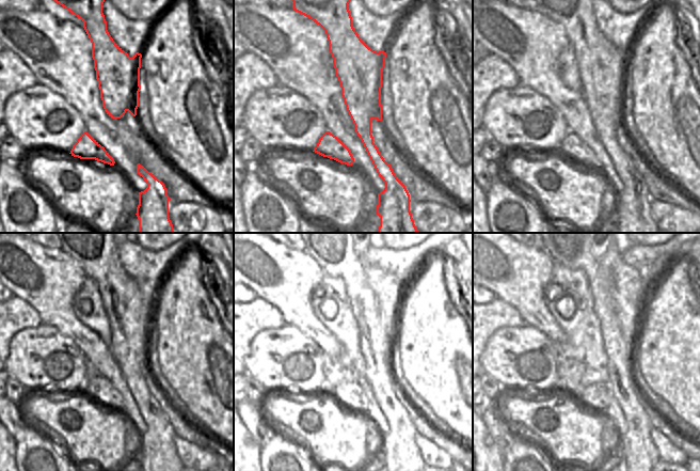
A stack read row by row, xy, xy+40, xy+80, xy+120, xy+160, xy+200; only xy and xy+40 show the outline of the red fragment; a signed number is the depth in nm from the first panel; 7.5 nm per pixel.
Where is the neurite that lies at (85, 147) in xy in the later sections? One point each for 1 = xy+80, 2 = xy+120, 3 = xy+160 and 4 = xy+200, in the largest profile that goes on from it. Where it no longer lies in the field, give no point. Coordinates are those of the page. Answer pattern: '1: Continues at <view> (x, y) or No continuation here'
1: Continues at xy+80 (572, 146)
2: Continues at xy+120 (97, 387)
3: Continues at xy+160 (346, 391)
4: Continues at xy+200 (638, 449).

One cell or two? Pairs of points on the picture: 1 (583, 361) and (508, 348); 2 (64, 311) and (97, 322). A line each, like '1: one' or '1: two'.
1: two
2: two

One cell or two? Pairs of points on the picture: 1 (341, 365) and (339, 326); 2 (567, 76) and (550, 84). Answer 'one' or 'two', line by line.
1: one
2: two

